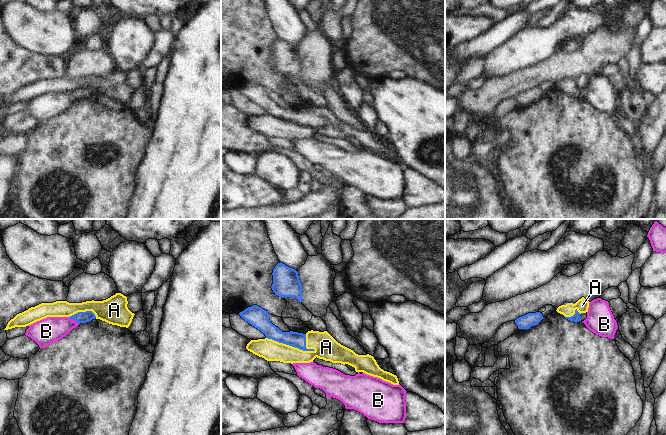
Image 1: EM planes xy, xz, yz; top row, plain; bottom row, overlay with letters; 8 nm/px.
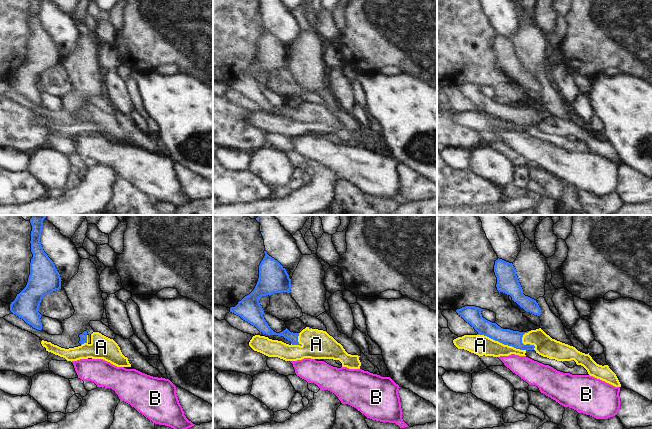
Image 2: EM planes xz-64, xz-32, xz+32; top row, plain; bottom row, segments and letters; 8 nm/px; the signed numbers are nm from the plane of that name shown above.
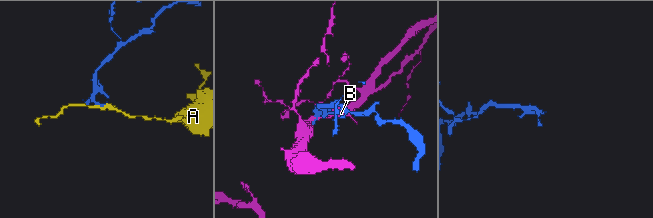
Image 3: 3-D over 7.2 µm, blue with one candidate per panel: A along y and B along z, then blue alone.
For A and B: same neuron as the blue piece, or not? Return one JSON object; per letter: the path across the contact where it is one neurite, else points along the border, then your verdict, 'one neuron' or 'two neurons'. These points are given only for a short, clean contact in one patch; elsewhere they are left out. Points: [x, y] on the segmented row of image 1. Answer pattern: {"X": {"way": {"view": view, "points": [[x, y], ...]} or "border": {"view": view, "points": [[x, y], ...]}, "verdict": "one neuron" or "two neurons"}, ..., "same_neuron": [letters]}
{"A": {"border": {"view": "xz", "points": [[266, 337], [303, 350], [315, 350]]}, "verdict": "two neurons"}, "B": {"verdict": "two neurons"}, "same_neuron": []}

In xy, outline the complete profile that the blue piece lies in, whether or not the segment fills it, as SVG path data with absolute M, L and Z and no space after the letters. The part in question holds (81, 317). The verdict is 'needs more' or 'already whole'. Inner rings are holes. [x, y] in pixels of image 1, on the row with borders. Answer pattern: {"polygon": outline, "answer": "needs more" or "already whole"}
{"polygon": "M86 311L86 312L78 312L72 316L69 317L71 320L75 320L77 323L86 323L91 321L92 319L95 319L96 316L92 311Z", "answer": "already whole"}

